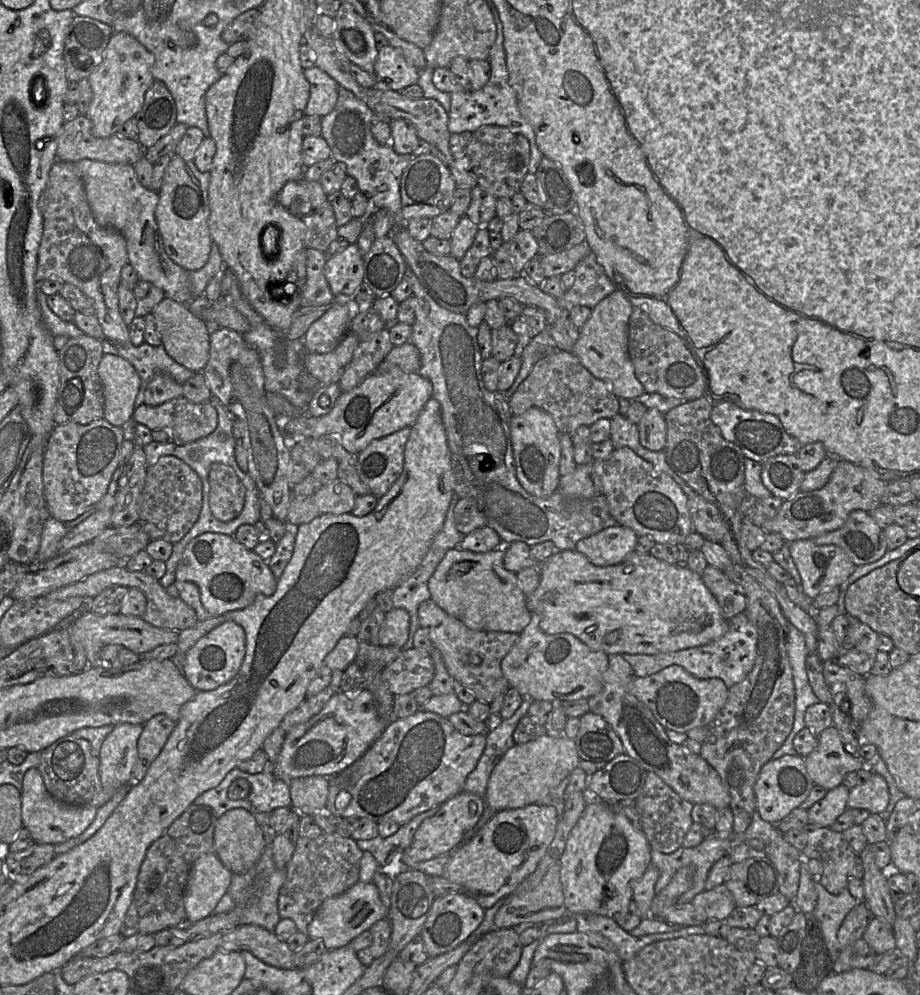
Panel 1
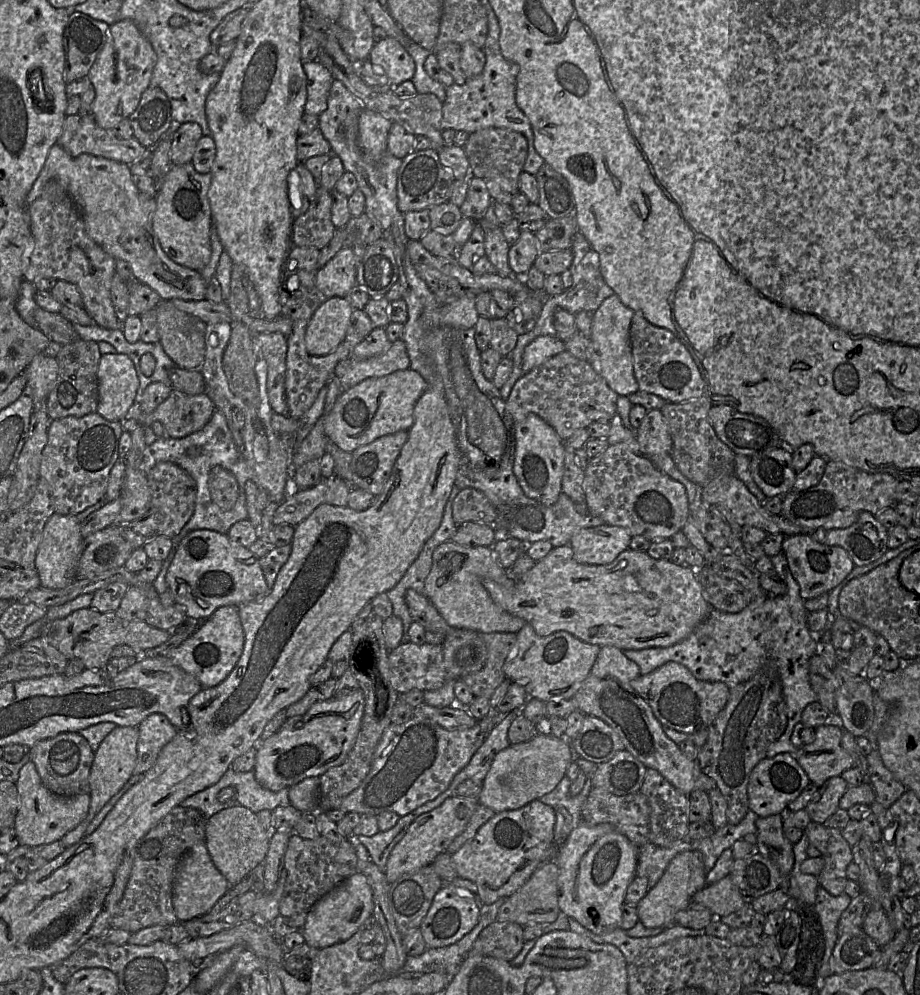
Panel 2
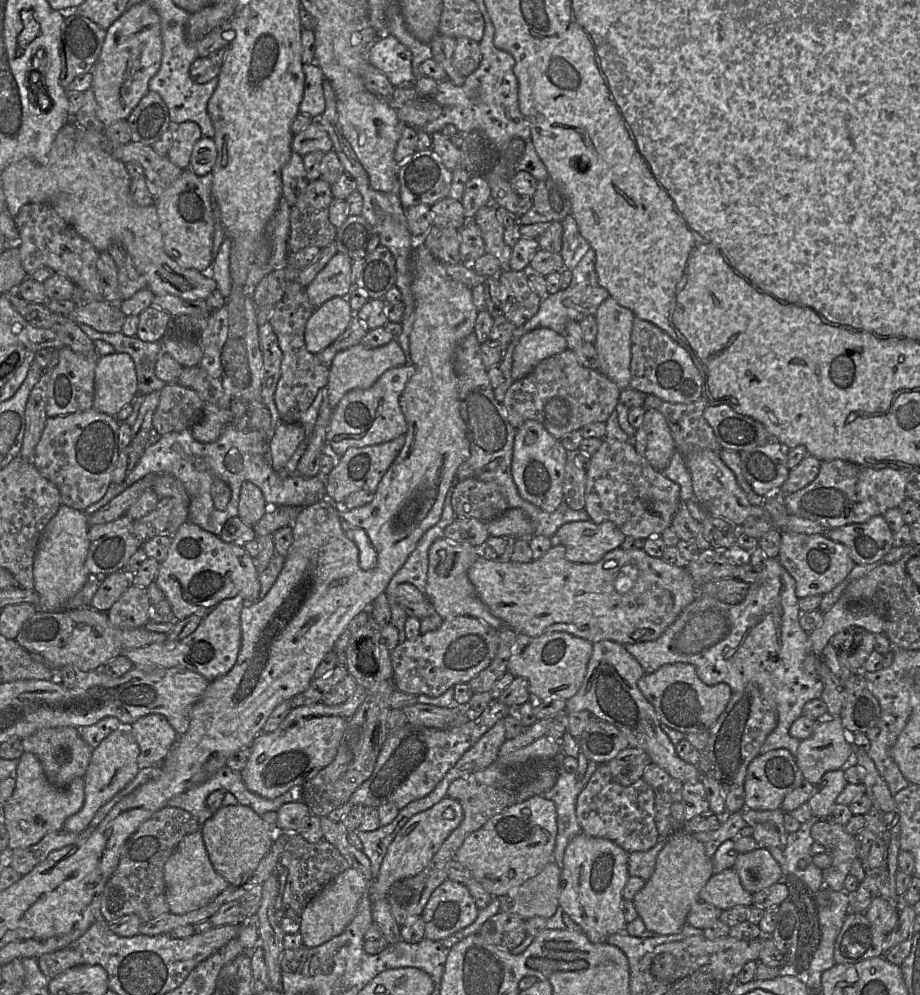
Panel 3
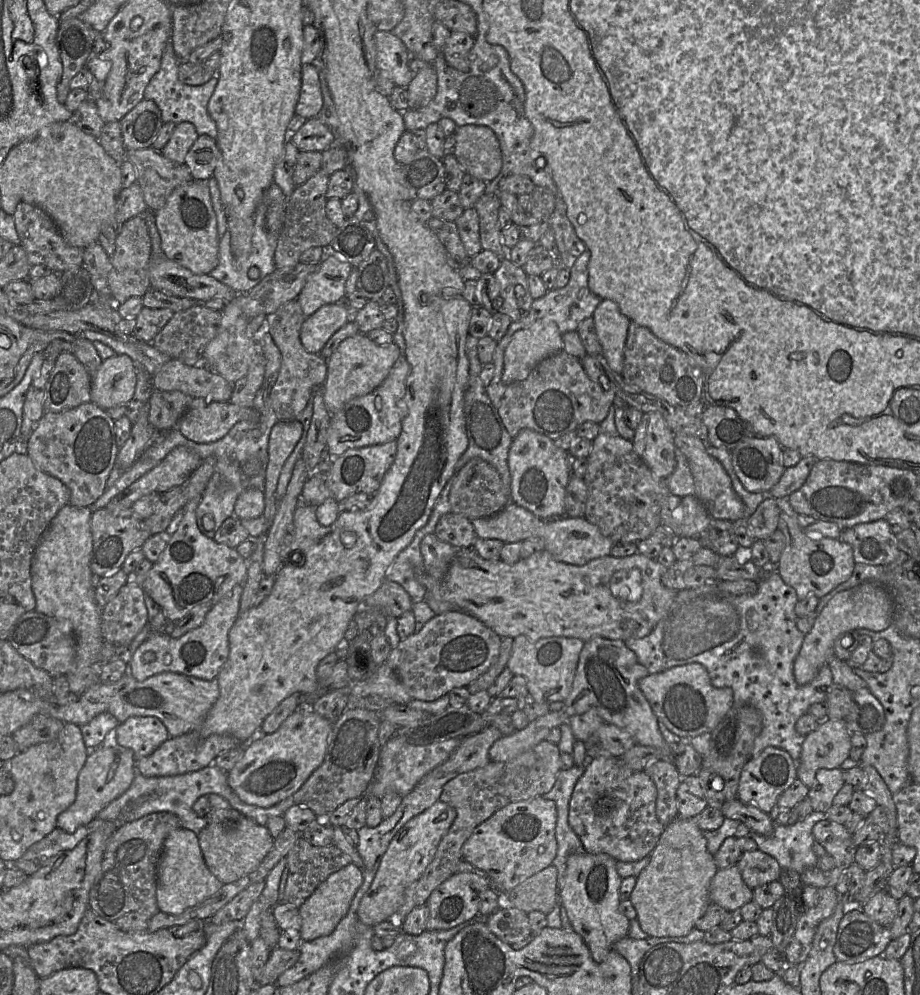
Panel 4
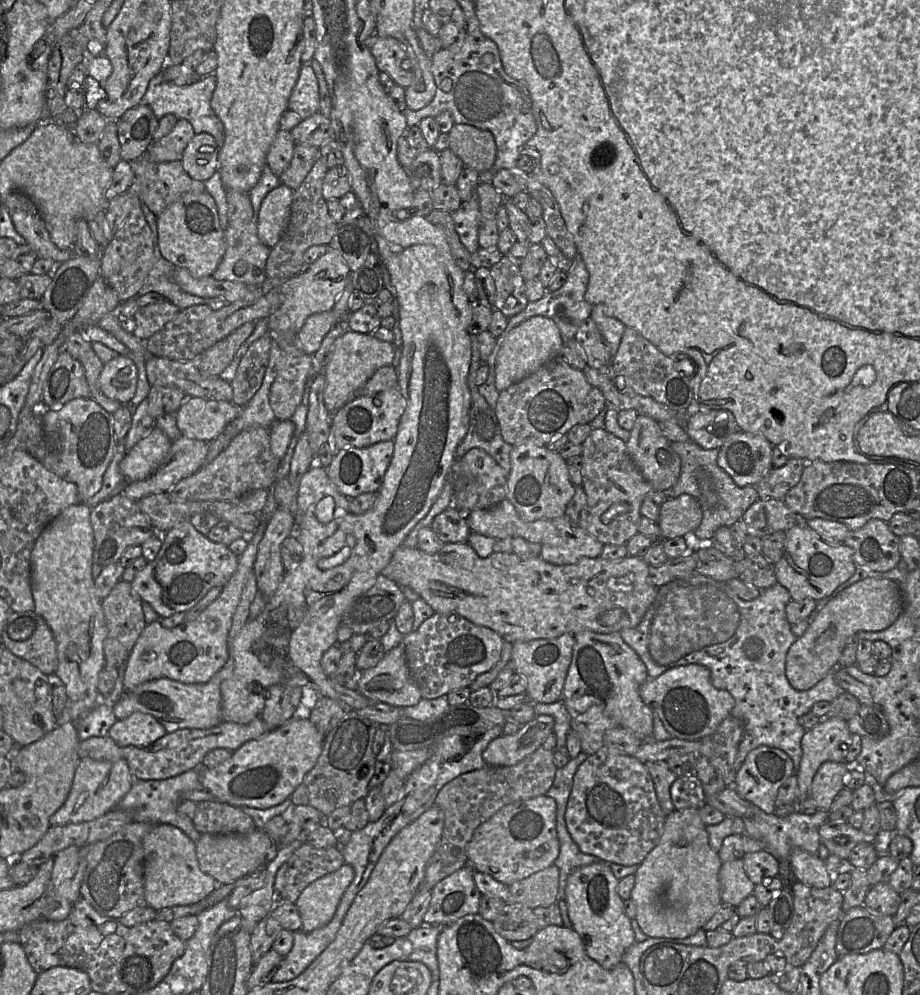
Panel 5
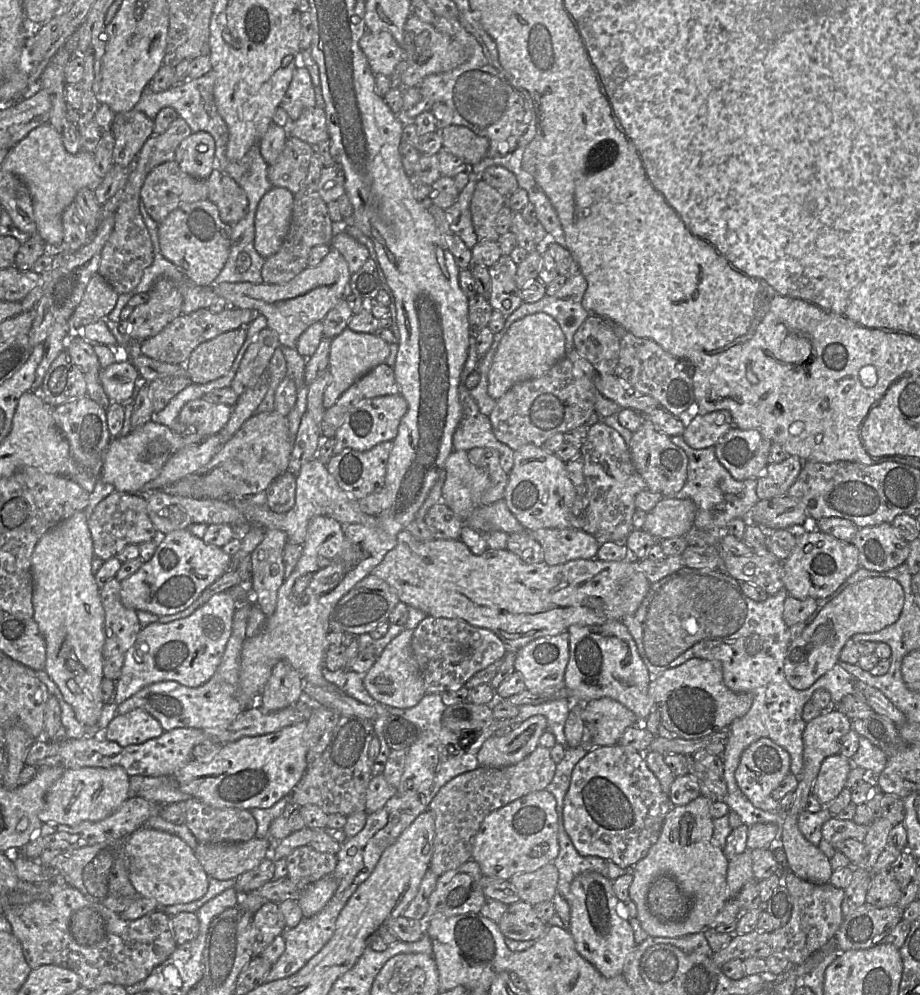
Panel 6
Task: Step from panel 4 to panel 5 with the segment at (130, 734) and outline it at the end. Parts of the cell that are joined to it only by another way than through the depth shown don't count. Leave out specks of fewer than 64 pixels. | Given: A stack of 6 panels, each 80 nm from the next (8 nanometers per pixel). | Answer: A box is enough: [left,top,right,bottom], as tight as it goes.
[108,712,166,747]

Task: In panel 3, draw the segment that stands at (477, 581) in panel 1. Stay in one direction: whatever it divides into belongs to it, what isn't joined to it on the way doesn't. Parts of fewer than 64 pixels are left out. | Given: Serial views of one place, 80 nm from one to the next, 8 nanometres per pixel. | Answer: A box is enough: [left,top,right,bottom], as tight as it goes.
[426,538,507,631]

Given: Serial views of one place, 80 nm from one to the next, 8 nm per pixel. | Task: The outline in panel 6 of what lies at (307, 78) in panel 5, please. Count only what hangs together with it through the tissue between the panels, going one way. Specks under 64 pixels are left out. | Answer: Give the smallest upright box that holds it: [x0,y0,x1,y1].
[280,63,316,122]

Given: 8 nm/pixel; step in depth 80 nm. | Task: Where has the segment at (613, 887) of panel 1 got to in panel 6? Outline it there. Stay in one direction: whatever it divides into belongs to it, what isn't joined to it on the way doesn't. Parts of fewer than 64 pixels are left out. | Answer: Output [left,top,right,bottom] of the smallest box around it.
[570,872,636,978]

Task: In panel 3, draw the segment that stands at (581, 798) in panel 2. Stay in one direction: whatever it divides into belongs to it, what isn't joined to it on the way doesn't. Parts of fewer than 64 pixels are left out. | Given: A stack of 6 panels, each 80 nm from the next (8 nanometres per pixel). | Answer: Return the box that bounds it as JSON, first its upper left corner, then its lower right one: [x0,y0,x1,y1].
[541,760,598,869]

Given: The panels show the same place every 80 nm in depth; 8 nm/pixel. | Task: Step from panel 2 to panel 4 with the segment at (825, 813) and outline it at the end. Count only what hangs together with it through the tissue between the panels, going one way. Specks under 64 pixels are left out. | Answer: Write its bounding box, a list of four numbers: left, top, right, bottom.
[807,769,845,813]

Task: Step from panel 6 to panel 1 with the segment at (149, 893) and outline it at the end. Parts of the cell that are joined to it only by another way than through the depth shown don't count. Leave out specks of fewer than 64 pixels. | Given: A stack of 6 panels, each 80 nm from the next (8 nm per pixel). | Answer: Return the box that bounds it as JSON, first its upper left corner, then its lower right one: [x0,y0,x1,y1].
[184,853,232,921]

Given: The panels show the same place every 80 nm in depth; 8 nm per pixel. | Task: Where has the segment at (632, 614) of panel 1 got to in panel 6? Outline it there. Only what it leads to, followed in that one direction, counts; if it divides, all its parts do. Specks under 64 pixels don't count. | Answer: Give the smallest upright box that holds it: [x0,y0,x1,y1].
[371,529,651,650]

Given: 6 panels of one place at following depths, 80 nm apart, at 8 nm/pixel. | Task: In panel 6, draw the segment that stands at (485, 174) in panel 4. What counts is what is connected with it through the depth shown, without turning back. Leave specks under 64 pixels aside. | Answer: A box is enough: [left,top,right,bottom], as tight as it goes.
[442,124,490,165]

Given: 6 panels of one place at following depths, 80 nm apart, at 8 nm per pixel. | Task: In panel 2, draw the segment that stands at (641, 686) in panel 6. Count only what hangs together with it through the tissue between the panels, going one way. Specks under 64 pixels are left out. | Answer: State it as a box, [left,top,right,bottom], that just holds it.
[573,646,716,796]

